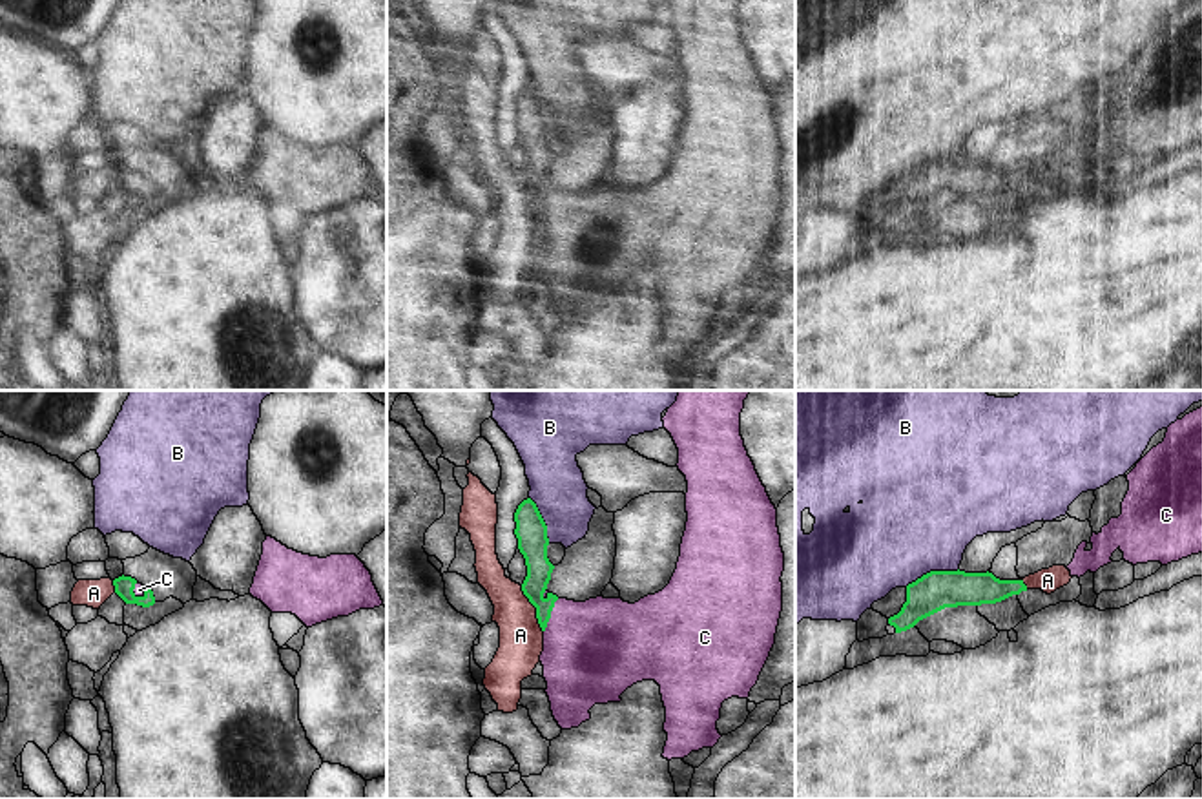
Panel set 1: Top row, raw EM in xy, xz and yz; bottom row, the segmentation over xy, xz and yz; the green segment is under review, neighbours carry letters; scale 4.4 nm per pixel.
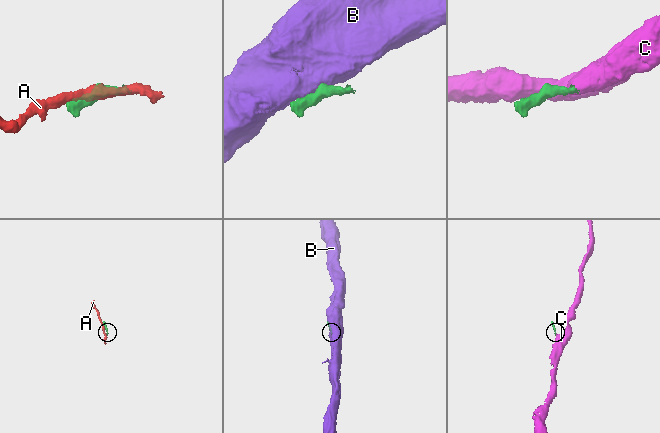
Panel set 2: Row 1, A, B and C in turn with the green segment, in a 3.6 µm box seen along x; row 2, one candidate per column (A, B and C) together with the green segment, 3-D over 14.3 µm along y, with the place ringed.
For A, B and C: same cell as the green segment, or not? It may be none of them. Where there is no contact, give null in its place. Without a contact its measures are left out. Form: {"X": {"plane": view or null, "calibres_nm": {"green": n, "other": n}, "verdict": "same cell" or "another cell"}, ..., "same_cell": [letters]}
{"A": {"plane": "xz", "calibres_nm": {"green": 110, "other": 190}, "verdict": "another cell"}, "B": {"plane": "yz", "calibres_nm": {"green": 170, "other": 500}, "verdict": "another cell"}, "C": {"plane": "xz", "calibres_nm": {"green": 110, "other": 440}, "verdict": "same cell"}, "same_cell": ["C"]}

